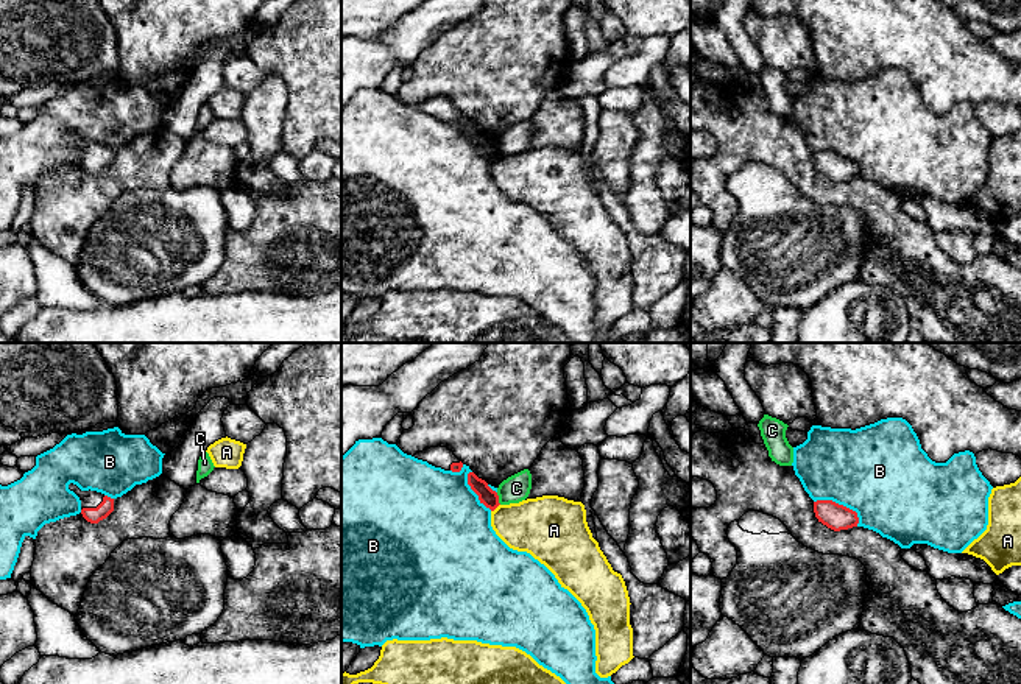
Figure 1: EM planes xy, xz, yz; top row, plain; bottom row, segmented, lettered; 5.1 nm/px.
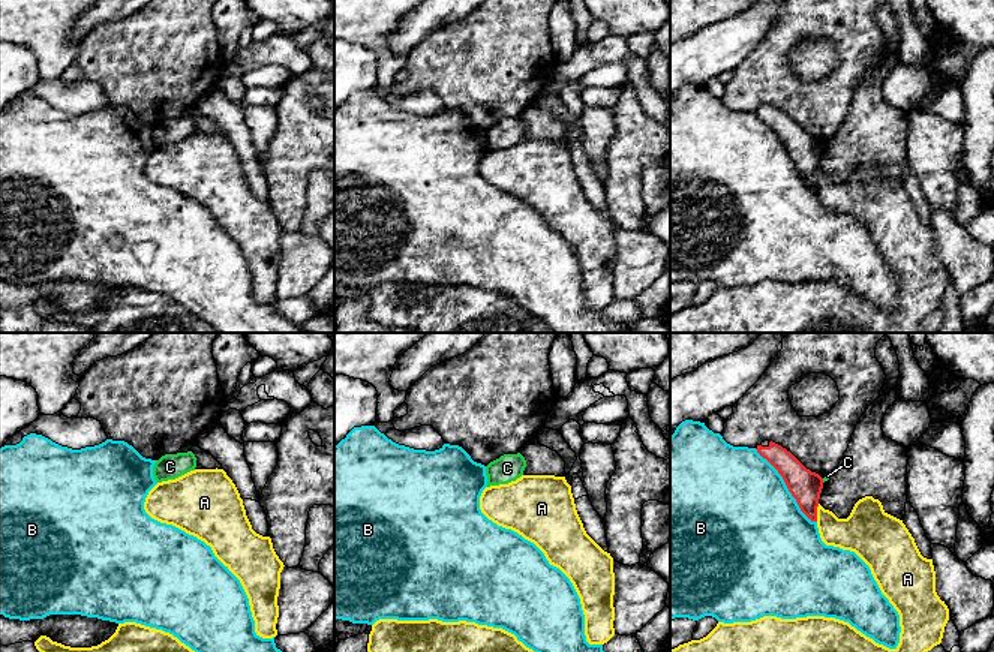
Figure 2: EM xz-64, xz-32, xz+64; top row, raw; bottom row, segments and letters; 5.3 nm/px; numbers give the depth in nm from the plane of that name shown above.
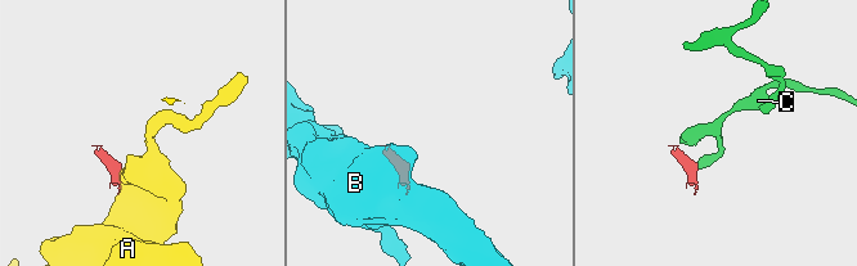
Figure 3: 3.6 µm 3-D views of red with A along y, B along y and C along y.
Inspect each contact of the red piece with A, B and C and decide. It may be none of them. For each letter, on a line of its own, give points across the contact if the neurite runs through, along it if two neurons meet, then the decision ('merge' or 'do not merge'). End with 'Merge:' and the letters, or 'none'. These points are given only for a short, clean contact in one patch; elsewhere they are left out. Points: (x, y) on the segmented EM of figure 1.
A: border xz (499, 504), (491, 511); do not merge
B: do not merge
C: border xz (496, 493), (501, 504); do not merge
Merge: none

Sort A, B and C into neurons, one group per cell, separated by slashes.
A / B / C

